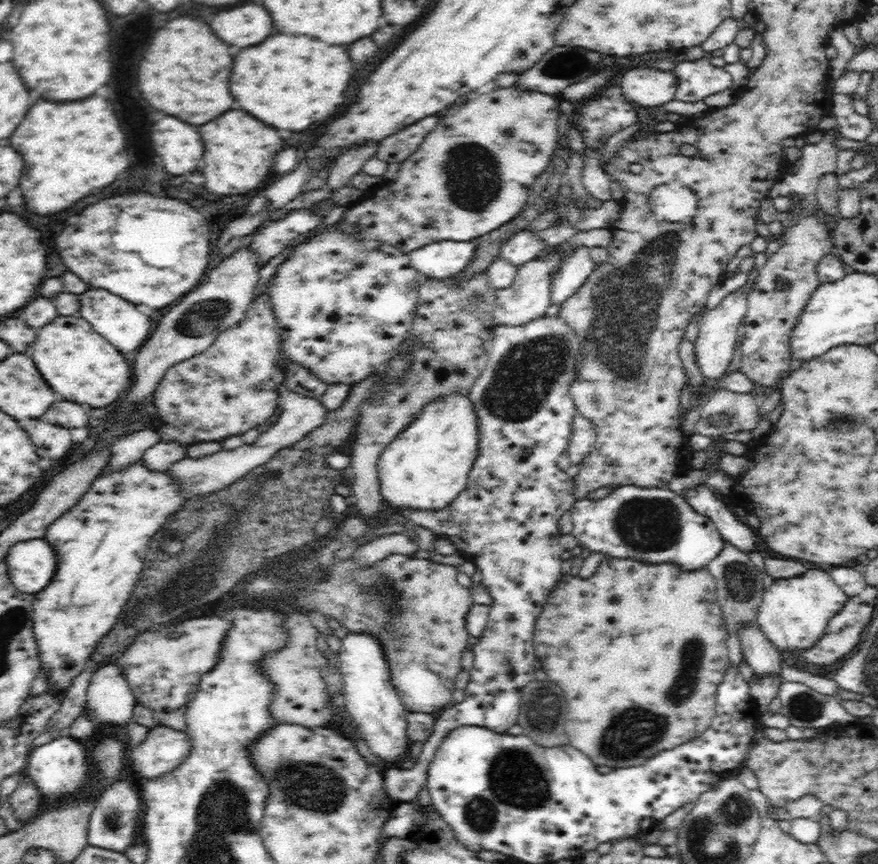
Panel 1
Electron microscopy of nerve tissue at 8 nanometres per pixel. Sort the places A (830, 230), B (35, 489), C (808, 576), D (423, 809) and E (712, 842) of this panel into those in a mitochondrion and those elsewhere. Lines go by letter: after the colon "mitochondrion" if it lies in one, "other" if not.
A: other
B: other
C: other
D: other
E: mitochondrion

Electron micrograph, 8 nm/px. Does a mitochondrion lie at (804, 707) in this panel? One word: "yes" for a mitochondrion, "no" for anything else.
yes

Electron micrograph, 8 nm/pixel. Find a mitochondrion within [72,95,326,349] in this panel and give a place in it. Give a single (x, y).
(200, 318)

